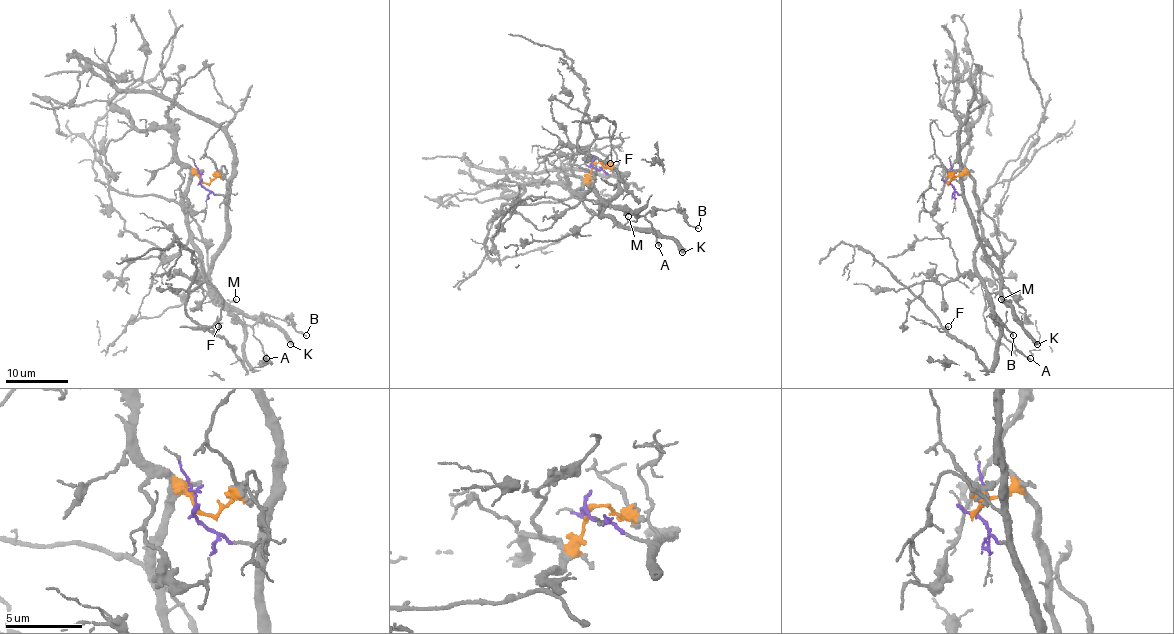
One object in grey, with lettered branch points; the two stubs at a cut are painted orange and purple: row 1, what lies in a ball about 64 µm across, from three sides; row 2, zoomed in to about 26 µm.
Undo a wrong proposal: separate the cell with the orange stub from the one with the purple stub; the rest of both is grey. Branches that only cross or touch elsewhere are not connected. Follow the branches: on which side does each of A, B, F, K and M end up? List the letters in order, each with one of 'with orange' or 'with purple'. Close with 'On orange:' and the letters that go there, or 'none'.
A: with orange
B: with orange
F: with orange
K: with purple
M: with purple
On orange: A, B, F

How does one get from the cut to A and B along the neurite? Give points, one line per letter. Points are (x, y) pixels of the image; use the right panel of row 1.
A: (949, 182), (967, 174), (973, 180), (981, 243), (974, 254), (974, 274), (999, 326), (1031, 359)
B: (949, 182), (967, 174), (973, 180), (981, 243), (974, 274), (999, 324), (993, 318), (1014, 335)

